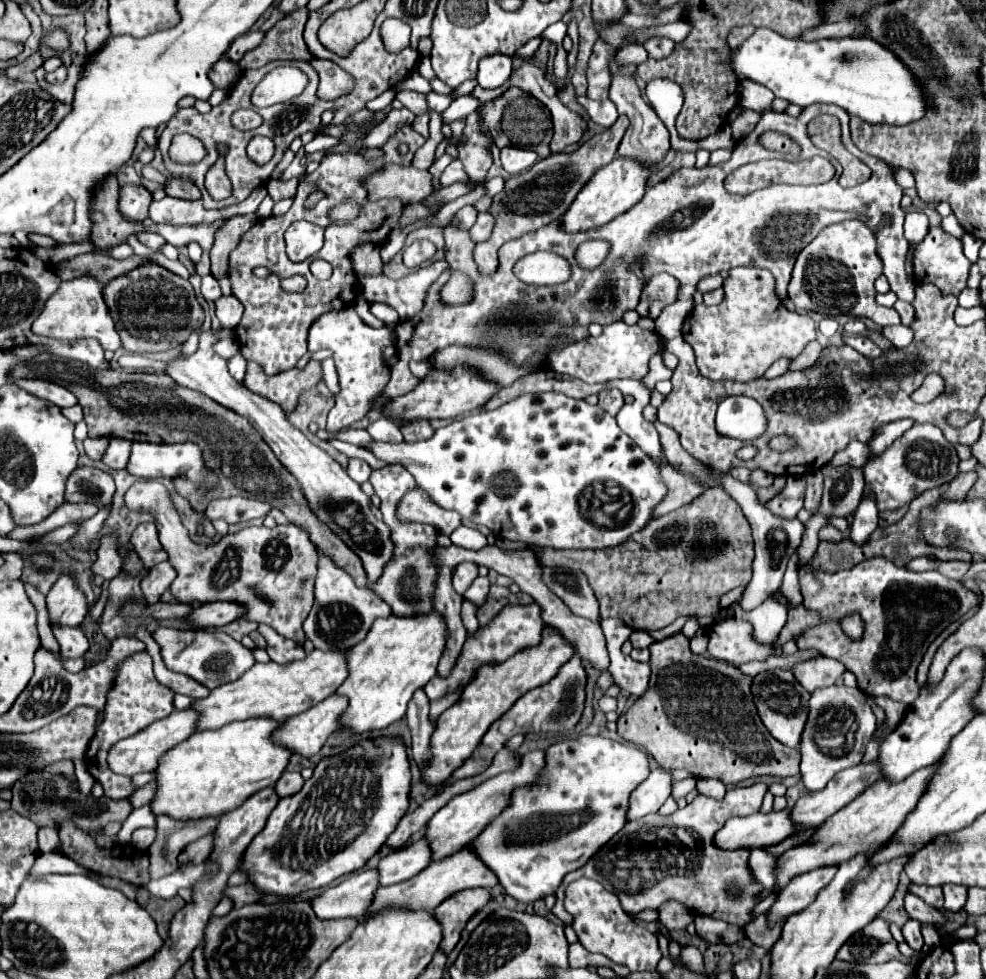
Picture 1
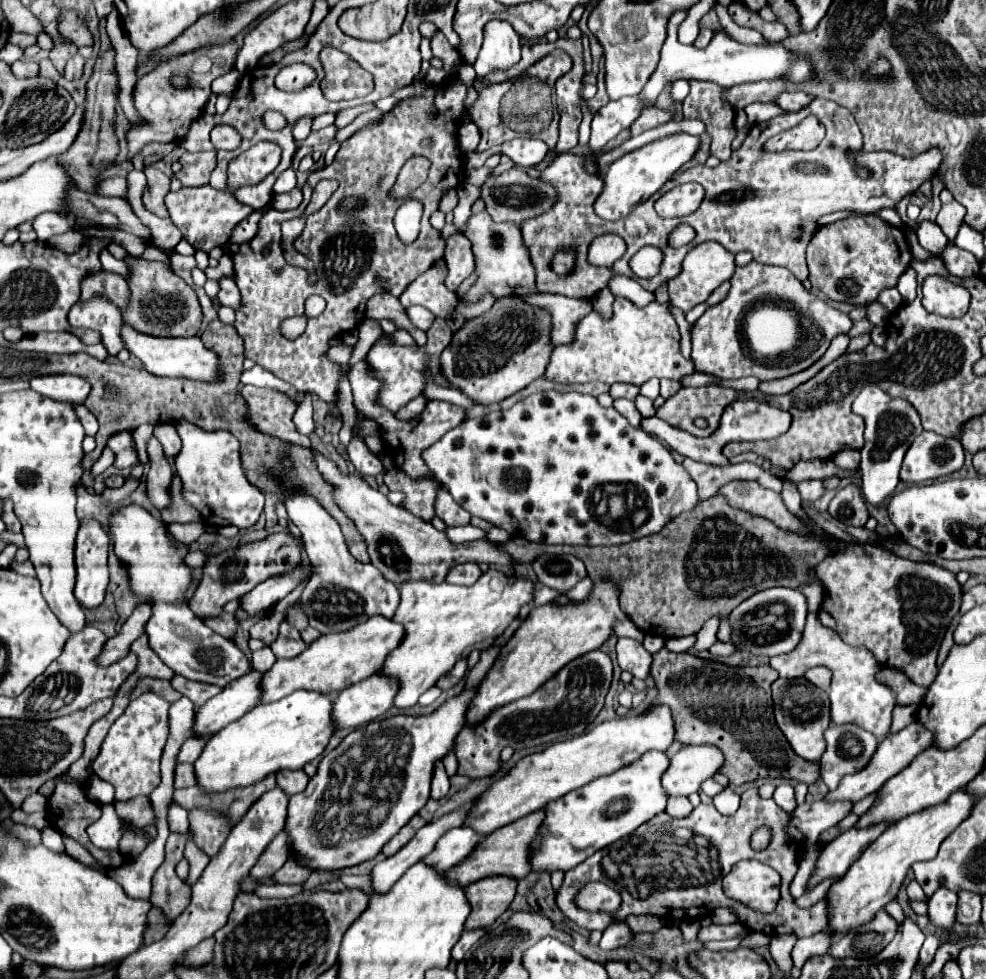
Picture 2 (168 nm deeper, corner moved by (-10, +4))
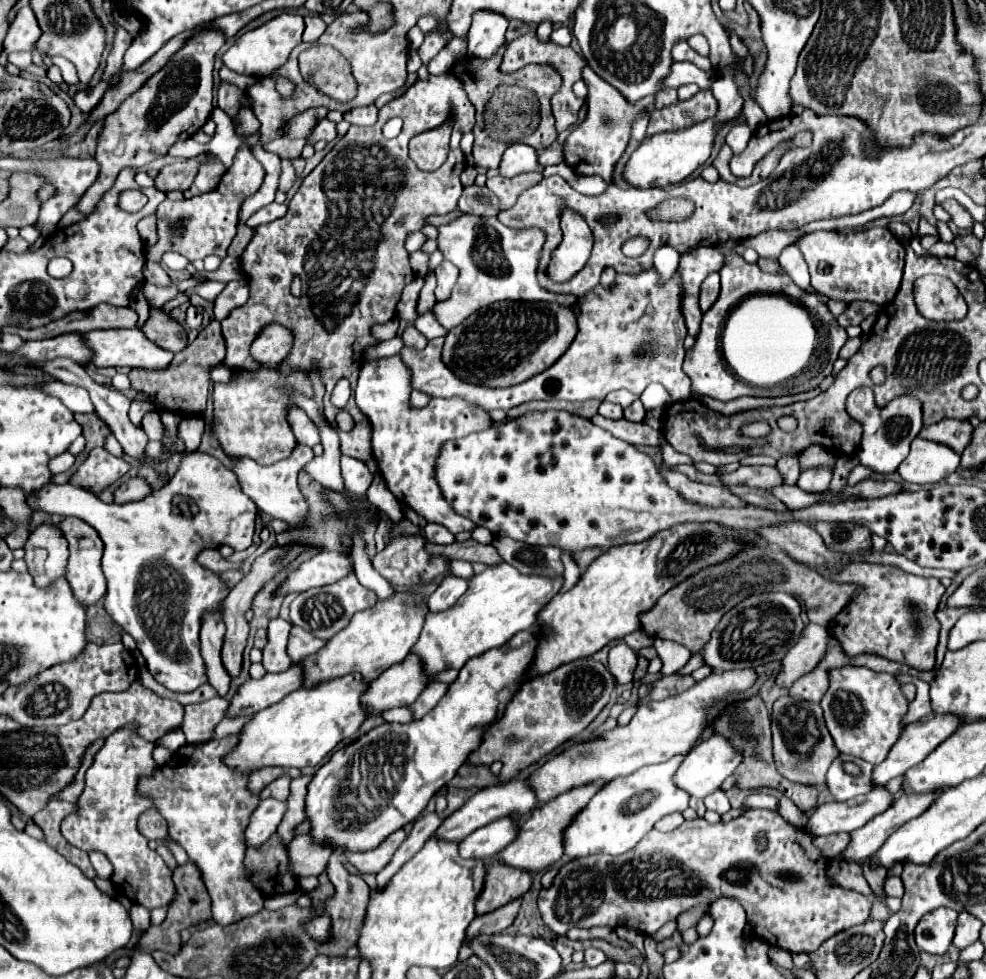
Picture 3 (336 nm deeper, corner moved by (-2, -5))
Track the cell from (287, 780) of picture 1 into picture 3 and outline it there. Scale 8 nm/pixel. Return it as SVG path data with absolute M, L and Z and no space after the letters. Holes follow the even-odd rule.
M282 774L278 780L274 780L272 784L268 784L260 792L260 798L276 798L276 800L286 802L288 796L290 796L290 782L292 782L292 776L290 774Z

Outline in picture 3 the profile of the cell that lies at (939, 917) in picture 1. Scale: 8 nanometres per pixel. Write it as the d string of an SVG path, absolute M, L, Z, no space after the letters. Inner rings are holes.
M886 878L886 884L884 884L884 890L888 896L896 896L896 898L902 898L902 880L900 878Z

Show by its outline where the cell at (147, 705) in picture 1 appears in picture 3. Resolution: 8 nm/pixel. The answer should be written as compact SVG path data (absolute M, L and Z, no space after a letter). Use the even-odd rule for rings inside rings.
M130 722L128 726L122 726L120 730L110 734L104 746L96 752L92 766L86 770L86 788L78 800L80 810L62 822L64 838L72 846L86 852L104 852L114 866L112 882L116 884L116 888L124 890L128 896L132 896L132 900L138 900L148 910L166 906L174 898L172 872L168 870L164 860L148 848L148 840L136 828L138 816L144 810L152 808L152 800L136 790L140 778L148 778L148 774L156 770L152 750L154 744L136 734L136 722ZM136 880L138 896L136 892L132 894L130 888L130 884L134 884Z

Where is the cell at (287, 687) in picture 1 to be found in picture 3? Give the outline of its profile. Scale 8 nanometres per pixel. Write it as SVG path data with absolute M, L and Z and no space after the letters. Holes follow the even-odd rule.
M396 594L386 602L378 602L374 608L354 614L348 628L336 634L324 650L304 658L298 662L302 668L302 688L318 686L320 682L328 682L332 678L340 678L346 674L358 672L364 682L372 682L392 664L402 662L408 656L408 650L418 640L422 624L424 624L424 602L422 598L412 598L410 594Z

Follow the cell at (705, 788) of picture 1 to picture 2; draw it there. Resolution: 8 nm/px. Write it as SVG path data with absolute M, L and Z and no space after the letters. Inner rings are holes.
M726 787L720 795L714 797L714 807L716 807L722 815L734 815L738 810L738 801L740 801L740 797L738 797L730 787Z

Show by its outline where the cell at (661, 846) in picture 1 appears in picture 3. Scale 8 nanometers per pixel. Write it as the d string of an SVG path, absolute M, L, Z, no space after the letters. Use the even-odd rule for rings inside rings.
M758 808L748 810L730 822L708 824L704 818L696 818L686 820L670 834L650 830L628 854L616 858L608 858L604 854L594 856L592 868L590 856L570 860L560 868L552 886L542 888L538 896L538 910L544 918L544 924L558 936L566 936L574 924L576 928L630 926L644 934L652 934L662 924L676 920L682 912L698 904L712 904L716 898L738 900L748 914L754 936L788 952L812 952L832 934L866 922L870 912L870 900L866 896L832 886L826 880L826 858L814 848L812 836L808 832L794 830L794 826L788 824L780 814ZM758 832L766 832L768 836L766 854L756 852L754 836ZM802 842L806 842L806 850L802 848ZM568 880L574 880L574 888L568 886Z

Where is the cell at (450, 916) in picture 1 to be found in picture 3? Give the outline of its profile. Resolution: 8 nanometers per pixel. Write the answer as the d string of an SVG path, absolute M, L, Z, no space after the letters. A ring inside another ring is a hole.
M492 858L484 880L484 890L480 892L480 898L476 898L476 914L482 916L494 912L508 902L520 898L528 892L530 882L530 872L504 866L500 860Z

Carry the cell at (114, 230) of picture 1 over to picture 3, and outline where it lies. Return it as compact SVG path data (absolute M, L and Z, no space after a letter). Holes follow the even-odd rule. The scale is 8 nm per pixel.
M152 308L148 320L140 330L150 342L170 352L180 352L188 344L186 328L170 314L166 314L162 308Z

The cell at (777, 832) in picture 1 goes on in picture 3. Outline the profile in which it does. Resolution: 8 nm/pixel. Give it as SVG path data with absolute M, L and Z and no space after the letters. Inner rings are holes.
M874 788L866 796L852 798L846 802L830 802L818 806L806 824L806 830L812 836L828 836L834 832L846 832L864 826L876 814L884 812L892 802L892 796L886 788Z

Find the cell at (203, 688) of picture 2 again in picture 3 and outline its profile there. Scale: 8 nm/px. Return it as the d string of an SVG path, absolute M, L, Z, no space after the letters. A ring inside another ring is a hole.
M212 698L200 704L184 706L184 722L182 730L186 734L188 744L208 742L212 738L212 730L216 724L224 718L224 710L228 708L228 700L224 698Z

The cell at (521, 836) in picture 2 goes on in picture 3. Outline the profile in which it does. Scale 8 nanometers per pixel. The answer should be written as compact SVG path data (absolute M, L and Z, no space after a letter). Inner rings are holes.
M592 782L586 786L574 788L562 796L546 802L544 806L536 808L530 814L530 818L520 826L520 834L516 836L516 842L510 842L500 854L496 854L496 858L500 858L506 866L518 866L520 870L528 870L532 874L542 872L548 866L556 864L562 858L562 830L602 786L604 786L604 782Z

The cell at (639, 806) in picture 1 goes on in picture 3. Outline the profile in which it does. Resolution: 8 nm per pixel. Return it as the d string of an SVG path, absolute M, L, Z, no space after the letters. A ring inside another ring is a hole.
M710 736L684 756L684 762L676 770L674 782L676 786L680 786L680 790L688 792L692 798L706 798L708 794L720 788L720 784L736 770L738 764L740 764L740 752L734 750L726 738Z

